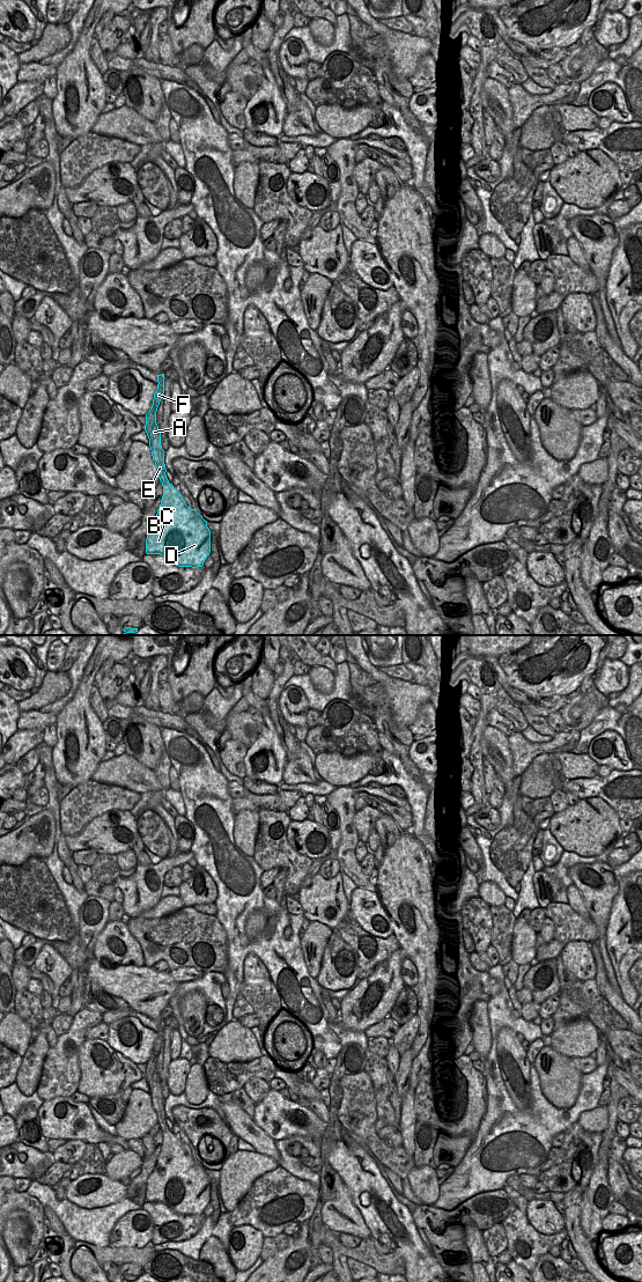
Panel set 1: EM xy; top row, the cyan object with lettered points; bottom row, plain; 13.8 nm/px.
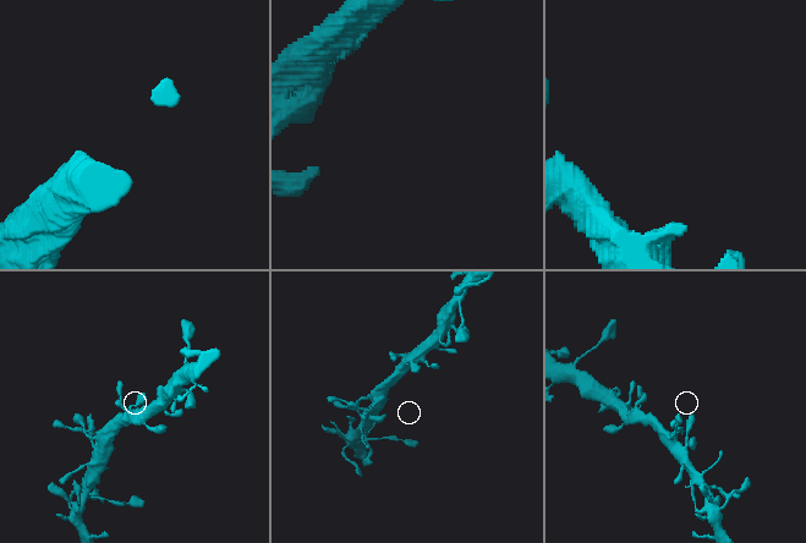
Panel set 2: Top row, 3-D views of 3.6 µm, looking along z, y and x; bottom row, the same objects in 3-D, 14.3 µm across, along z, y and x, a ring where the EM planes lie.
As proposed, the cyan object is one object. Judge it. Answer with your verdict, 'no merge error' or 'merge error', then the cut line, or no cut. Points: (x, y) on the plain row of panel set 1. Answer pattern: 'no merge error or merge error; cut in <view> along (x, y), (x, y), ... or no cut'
no merge error; no cut

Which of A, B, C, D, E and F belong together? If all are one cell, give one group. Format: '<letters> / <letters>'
A B C D E F

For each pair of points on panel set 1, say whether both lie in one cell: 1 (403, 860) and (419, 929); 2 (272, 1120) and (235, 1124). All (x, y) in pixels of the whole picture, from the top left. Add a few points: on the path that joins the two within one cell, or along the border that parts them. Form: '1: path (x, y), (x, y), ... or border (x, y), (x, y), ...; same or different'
1: path (406, 877), (406, 886), (418, 912); same
2: border (252, 1119), (274, 1140); different

